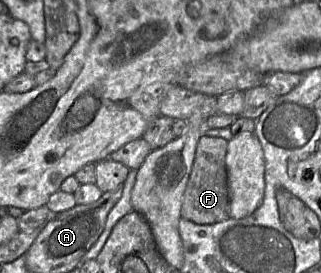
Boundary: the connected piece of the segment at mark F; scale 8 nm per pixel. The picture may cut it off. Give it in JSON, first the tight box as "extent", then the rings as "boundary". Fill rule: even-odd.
{"extent":[181,135,230,225],"boundary":[[[203,135],[196,148],[192,170],[184,191],[181,217],[196,224],[208,225],[230,218],[230,199],[226,154],[228,140]]]}

